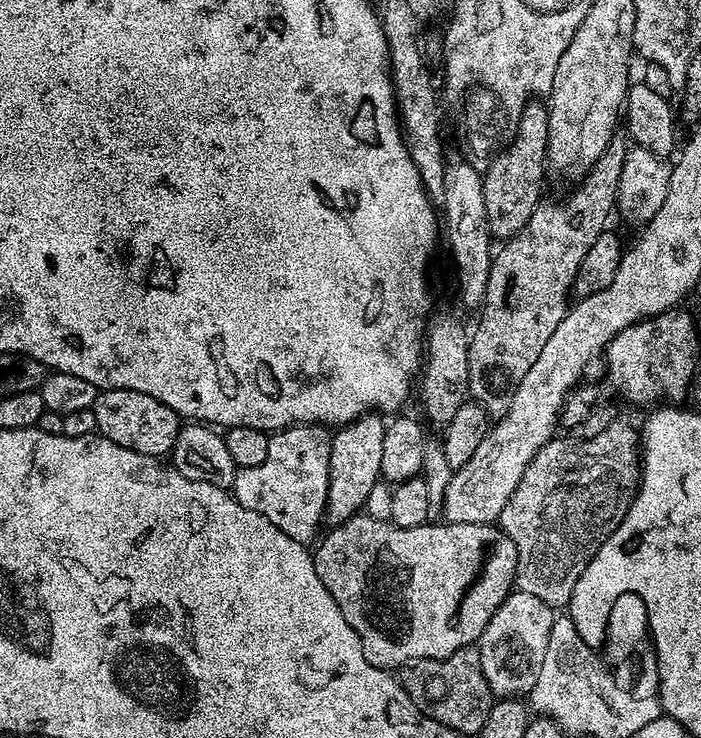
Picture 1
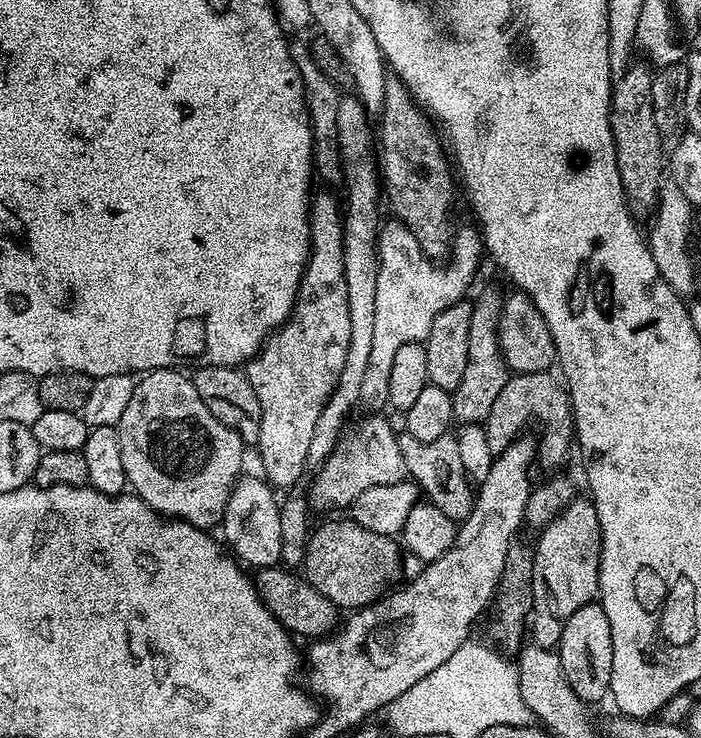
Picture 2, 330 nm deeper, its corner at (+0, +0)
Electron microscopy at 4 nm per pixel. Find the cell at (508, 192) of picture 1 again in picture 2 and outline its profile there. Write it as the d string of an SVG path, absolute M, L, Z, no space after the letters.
M484 292L475 298L470 314L469 345L467 347L466 370L463 371L462 380L452 393L452 405L456 415L455 423L483 425L494 406L502 386L506 386L510 369L498 338L500 315L504 309L504 296L496 292Z

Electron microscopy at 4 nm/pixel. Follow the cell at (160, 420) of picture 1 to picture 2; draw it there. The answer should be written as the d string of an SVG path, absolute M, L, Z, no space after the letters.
M175 367L156 368L153 372L143 373L136 380L134 395L122 413L118 431L122 446L122 470L126 470L131 491L142 502L149 504L161 516L185 520L196 528L212 530L215 524L217 527L223 521L232 487L245 471L246 445L238 434L234 434L234 430L222 426L222 422L206 410L206 402L198 398L198 390L187 375L184 377Z

